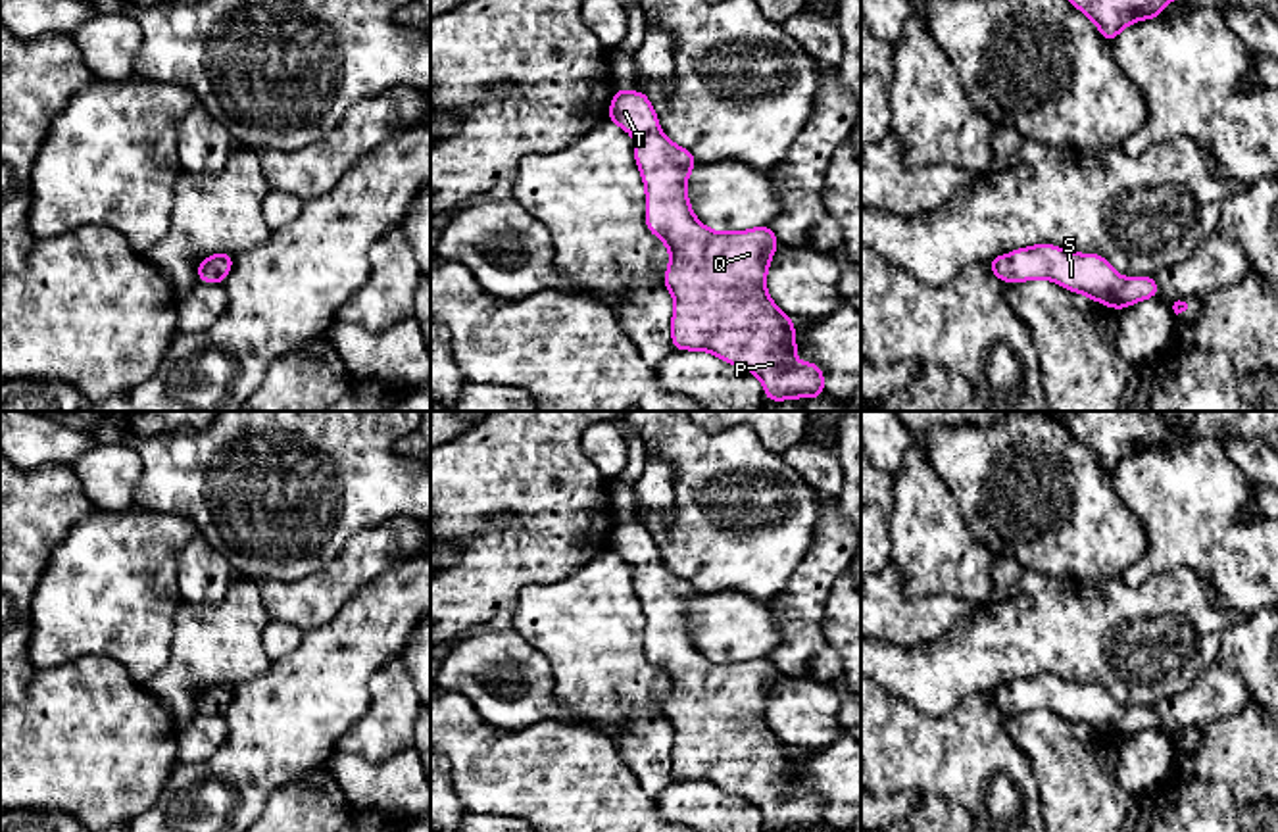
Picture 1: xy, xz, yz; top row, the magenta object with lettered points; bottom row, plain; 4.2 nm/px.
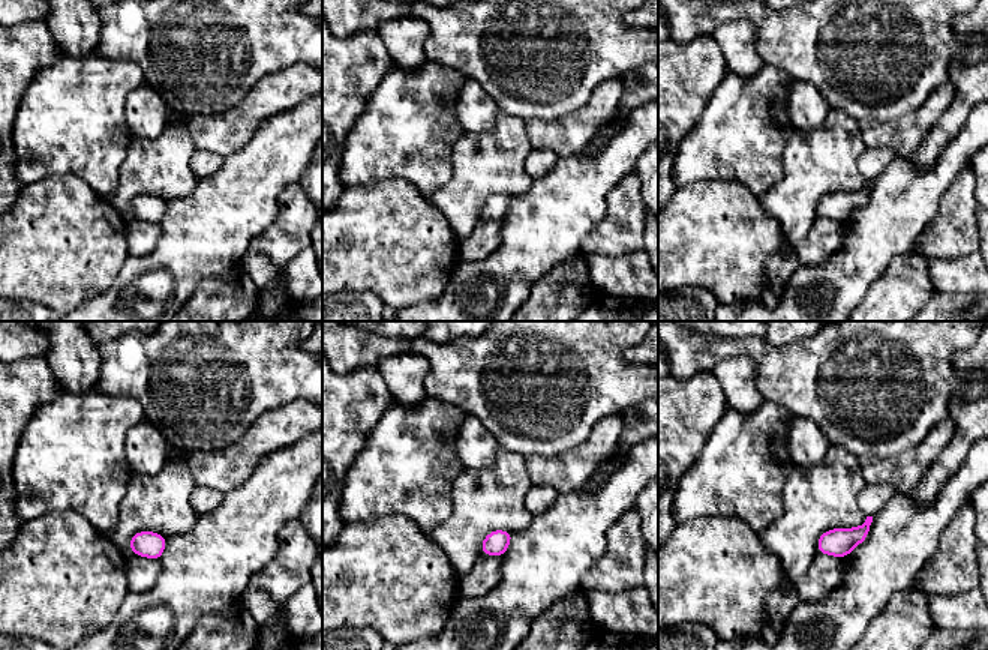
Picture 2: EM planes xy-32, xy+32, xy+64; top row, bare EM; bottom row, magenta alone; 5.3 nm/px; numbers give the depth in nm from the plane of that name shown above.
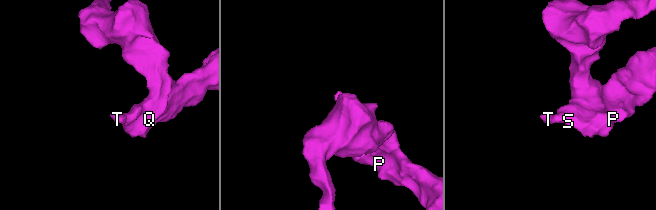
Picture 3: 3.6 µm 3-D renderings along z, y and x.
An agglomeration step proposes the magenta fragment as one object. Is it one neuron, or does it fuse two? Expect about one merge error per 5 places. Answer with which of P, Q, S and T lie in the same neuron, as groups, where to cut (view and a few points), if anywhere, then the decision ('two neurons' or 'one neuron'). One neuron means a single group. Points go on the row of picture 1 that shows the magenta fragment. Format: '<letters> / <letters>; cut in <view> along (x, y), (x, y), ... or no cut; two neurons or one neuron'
P Q S T; no cut; one neuron

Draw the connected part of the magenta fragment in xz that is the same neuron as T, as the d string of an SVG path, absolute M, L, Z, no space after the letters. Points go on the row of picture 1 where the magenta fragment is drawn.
M615 86L607 121L634 136L634 161L646 186L646 227L671 254L661 281L675 298L675 350L711 352L751 371L763 382L767 402L826 396L819 365L792 363L796 319L782 313L765 288L780 244L771 227L717 232L696 219L686 181L698 159L659 131L659 117L642 90Z

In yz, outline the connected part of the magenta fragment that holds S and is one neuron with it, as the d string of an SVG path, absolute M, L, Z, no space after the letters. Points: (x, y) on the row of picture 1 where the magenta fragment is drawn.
M1047 242L995 256L986 265L1003 282L1047 279L1115 311L1159 296L1155 275L1122 279L1099 254L1074 254Z

